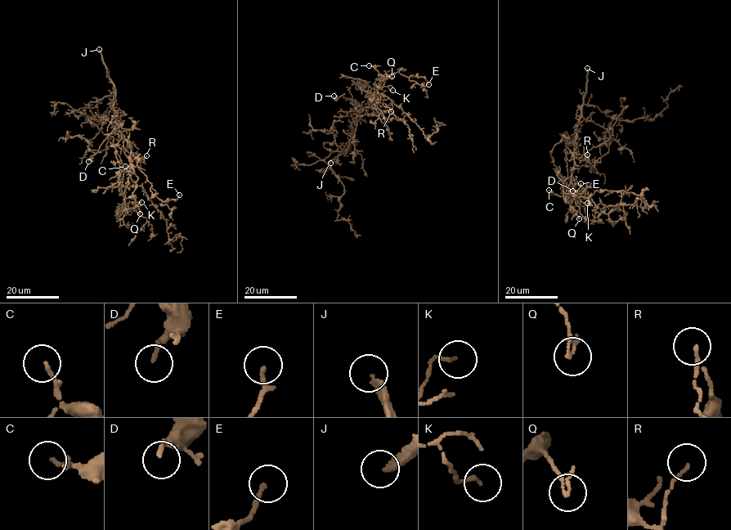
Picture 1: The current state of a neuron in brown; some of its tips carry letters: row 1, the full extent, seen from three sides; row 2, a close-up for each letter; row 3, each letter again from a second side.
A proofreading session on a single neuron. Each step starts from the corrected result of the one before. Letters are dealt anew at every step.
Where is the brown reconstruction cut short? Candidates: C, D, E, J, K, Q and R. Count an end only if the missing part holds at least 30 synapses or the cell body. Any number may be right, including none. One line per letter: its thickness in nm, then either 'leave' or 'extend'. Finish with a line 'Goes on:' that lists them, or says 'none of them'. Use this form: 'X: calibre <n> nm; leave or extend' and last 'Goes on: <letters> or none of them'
C: calibre 140 nm; leave
D: calibre 140 nm; leave
E: calibre 180 nm; leave
J: calibre 300 nm; extend
K: calibre 120 nm; leave
Q: calibre 160 nm; leave
R: calibre 120 nm; leave
Goes on: J

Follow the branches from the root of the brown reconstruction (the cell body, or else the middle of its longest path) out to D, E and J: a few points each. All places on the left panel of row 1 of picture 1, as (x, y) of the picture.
D: (118, 131), (117, 123), (88, 161)
E: (118, 131), (130, 148), (131, 163), (144, 173), (158, 198), (165, 201), (175, 199), (179, 195)
J: (118, 131), (117, 111), (113, 108), (114, 84), (99, 49)

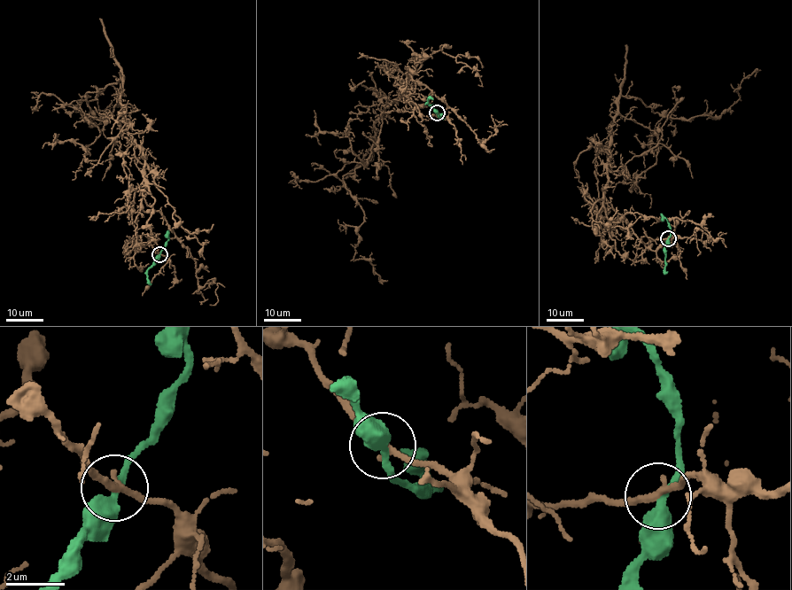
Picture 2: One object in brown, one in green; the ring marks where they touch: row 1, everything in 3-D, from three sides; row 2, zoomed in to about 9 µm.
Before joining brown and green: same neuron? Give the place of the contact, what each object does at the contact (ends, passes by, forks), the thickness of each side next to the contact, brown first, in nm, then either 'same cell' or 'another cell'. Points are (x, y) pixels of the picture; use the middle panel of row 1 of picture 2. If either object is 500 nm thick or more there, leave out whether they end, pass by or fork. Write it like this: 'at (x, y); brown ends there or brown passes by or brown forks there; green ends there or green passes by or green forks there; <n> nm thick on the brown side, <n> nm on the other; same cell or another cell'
at (437, 112); brown passes by; green passes by; 220 nm thick on the brown side, 360 nm on the other; another cell

